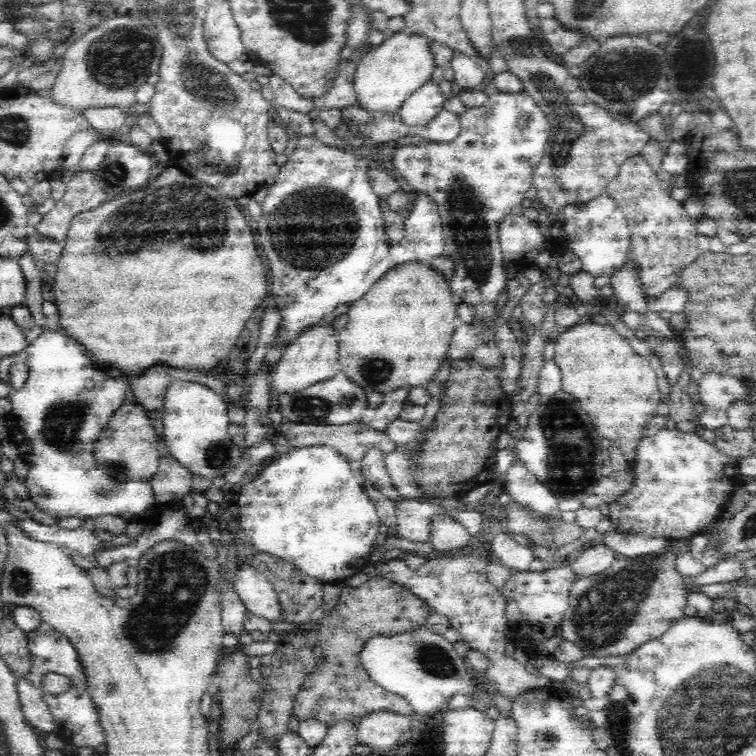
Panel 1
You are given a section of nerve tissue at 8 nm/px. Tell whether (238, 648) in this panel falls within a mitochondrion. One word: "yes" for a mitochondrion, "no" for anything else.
no

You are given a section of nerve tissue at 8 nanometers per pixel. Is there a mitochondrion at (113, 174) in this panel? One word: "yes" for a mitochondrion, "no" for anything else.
yes

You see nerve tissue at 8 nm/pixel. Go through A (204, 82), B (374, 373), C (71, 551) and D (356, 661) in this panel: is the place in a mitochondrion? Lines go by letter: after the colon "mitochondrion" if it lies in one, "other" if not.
A: mitochondrion
B: mitochondrion
C: other
D: other

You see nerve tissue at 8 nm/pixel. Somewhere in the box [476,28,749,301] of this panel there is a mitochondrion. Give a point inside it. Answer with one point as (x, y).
(625, 76)

